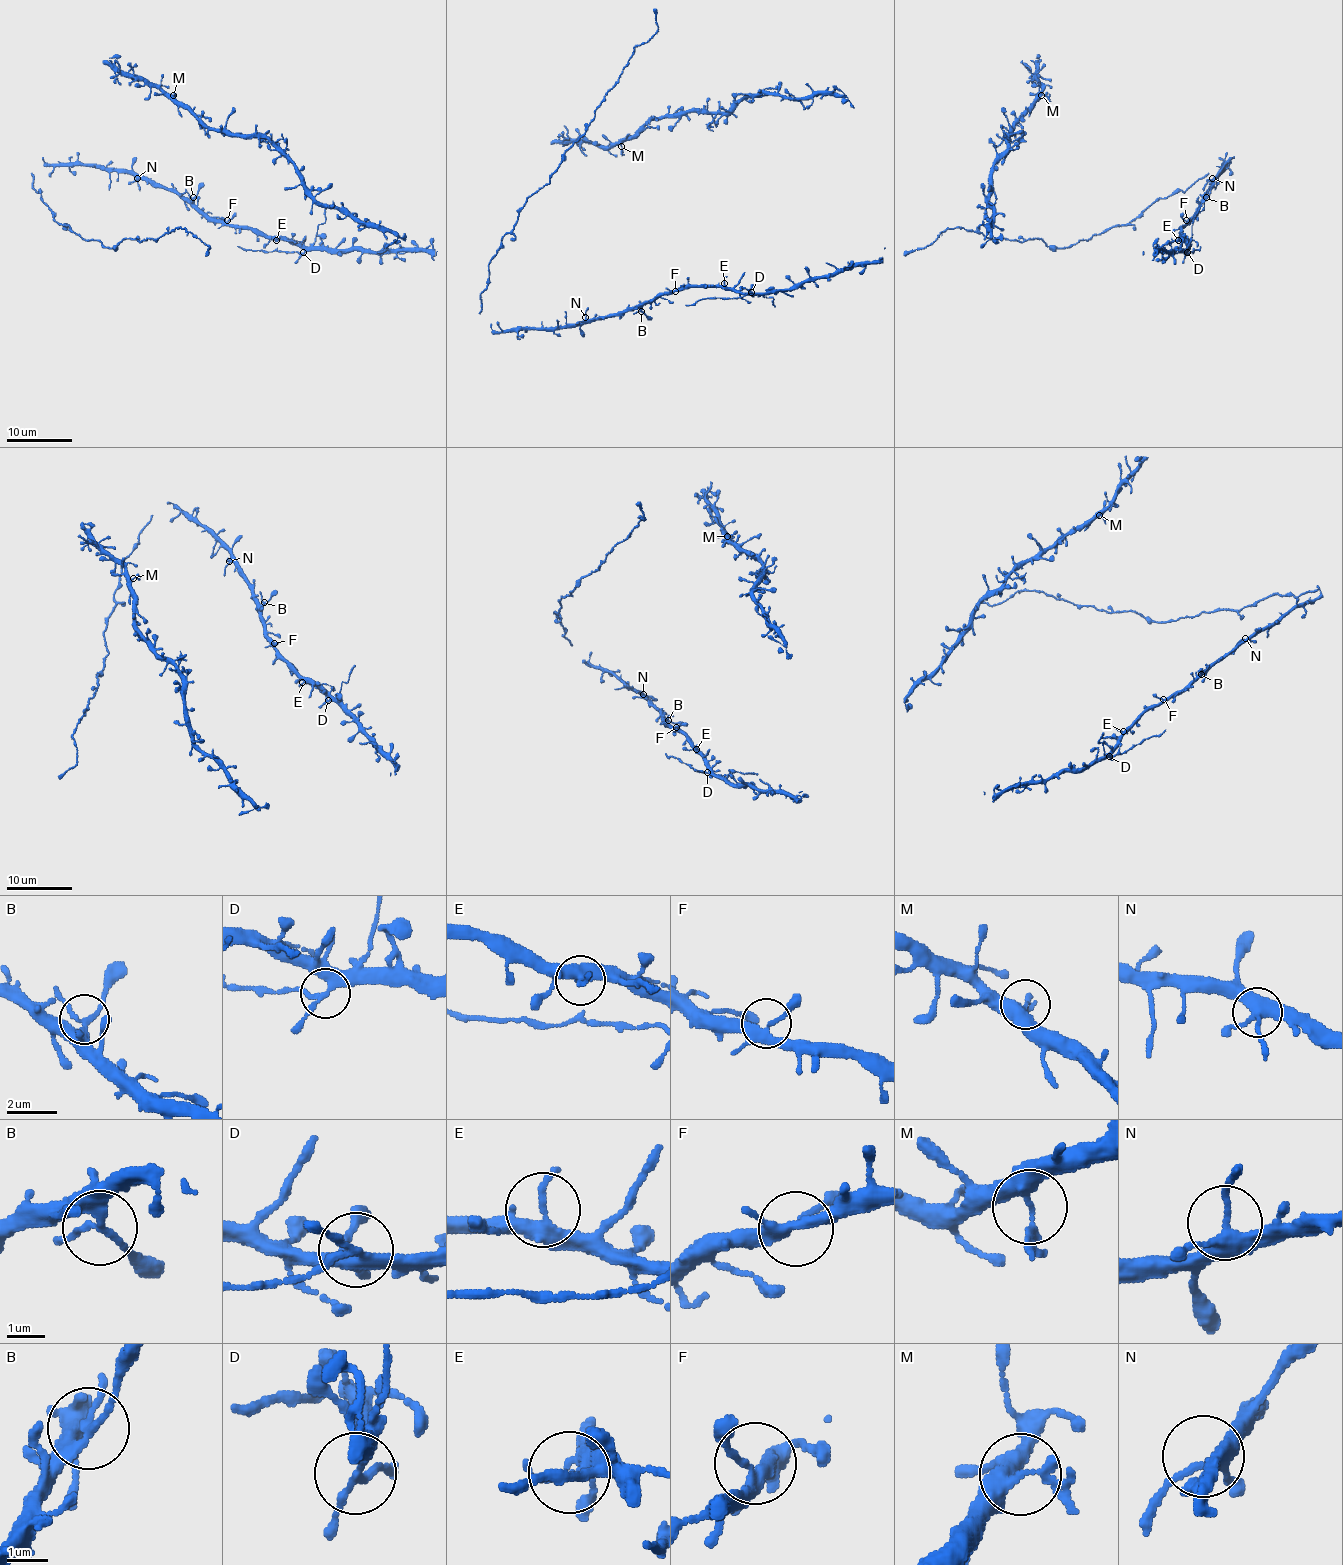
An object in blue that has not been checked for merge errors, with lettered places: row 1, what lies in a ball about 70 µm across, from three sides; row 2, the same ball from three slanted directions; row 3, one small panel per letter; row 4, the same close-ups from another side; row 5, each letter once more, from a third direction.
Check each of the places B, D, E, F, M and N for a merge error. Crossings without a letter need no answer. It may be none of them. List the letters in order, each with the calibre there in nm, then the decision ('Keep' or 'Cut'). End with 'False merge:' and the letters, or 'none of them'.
B: Thickness 220 nm. Keep
D: Thickness 260 nm. Cut
E: Thickness 300 nm. Keep
F: Thickness 300 nm. Keep
M: Thickness 240 nm. Keep
N: Thickness 380 nm. Keep
False merge: D

